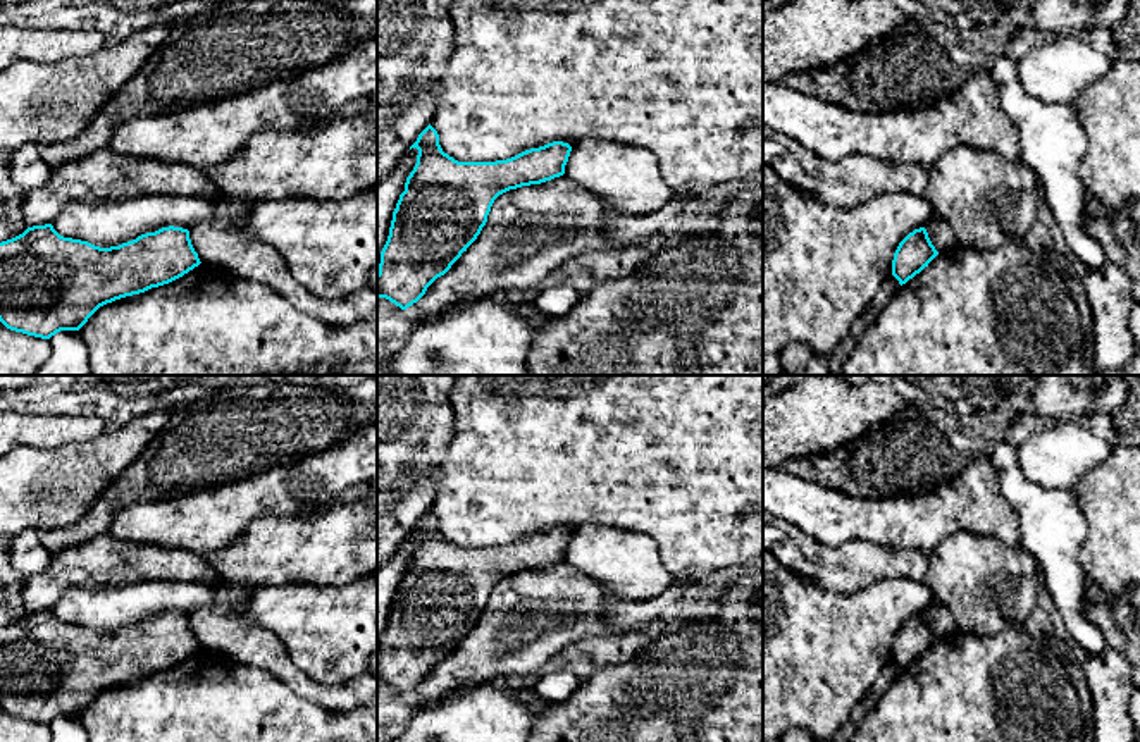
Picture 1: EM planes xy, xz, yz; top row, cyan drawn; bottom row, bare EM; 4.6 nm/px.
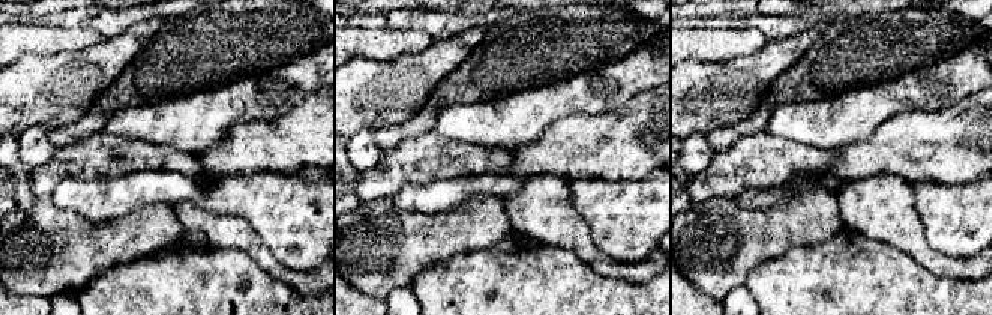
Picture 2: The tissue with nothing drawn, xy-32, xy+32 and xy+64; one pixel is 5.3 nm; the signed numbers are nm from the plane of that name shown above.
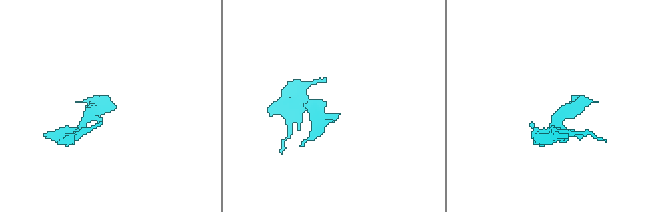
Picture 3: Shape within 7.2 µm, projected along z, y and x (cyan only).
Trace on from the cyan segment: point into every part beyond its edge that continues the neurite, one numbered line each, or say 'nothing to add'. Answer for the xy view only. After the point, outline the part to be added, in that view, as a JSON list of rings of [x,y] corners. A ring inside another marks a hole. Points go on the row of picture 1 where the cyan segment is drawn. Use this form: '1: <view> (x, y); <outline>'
nothing to add

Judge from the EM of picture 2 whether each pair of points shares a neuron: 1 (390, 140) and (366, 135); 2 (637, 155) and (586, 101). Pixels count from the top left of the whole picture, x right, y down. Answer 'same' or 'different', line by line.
1: different
2: different

